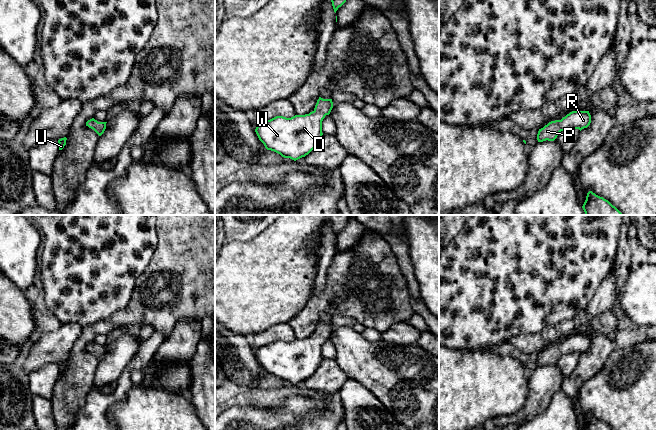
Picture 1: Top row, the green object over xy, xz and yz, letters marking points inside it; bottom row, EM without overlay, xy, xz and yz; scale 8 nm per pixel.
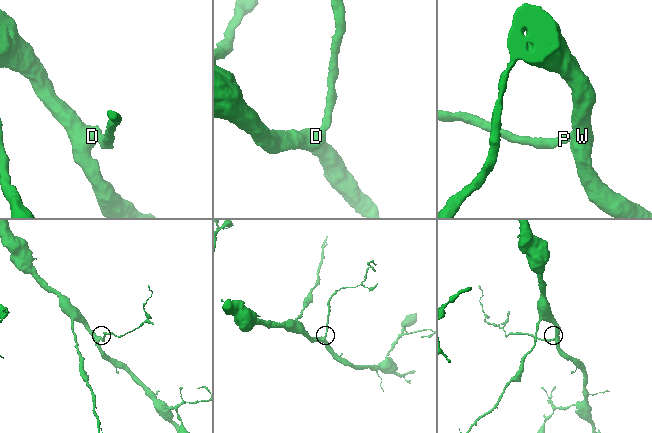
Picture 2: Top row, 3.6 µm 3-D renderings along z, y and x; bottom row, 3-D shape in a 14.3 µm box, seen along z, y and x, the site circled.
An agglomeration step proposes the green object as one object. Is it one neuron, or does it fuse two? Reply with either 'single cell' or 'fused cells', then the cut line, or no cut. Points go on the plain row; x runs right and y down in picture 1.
single cell; no cut

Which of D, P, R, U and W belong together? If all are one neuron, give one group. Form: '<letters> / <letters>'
D P R U W

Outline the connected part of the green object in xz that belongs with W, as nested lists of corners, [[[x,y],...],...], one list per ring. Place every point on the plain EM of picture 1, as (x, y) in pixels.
[[[319,321],[309,338],[291,342],[276,340],[260,347],[255,356],[267,374],[296,385],[317,370],[323,359],[322,345],[332,332],[332,323]]]

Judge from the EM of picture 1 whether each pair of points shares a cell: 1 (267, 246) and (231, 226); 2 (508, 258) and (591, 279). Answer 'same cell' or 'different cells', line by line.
1: different cells
2: same cell

